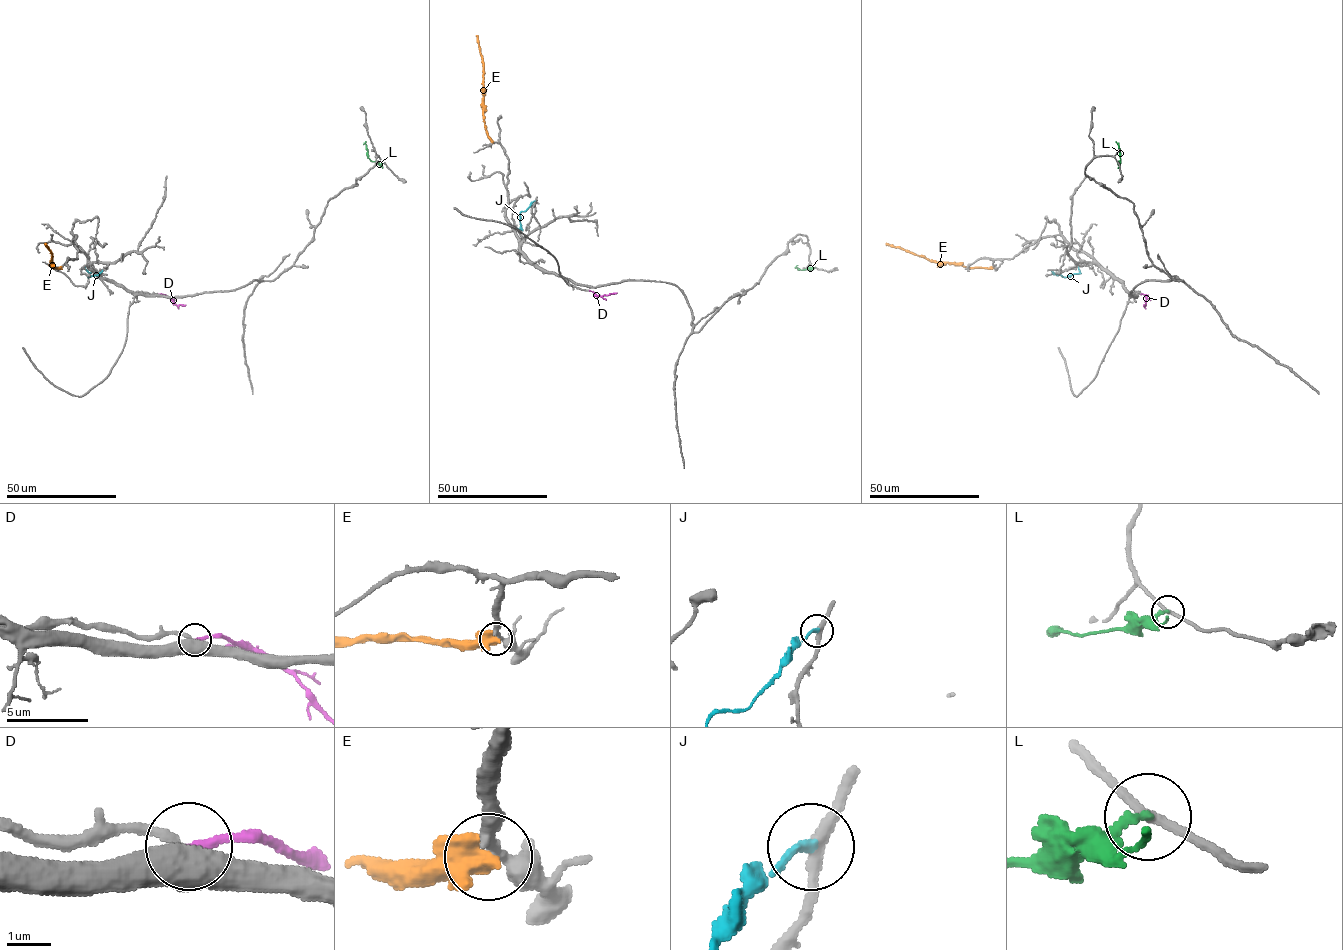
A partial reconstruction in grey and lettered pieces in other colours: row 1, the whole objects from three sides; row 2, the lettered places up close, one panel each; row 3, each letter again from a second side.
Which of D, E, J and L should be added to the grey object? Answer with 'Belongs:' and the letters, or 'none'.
Belongs: D

